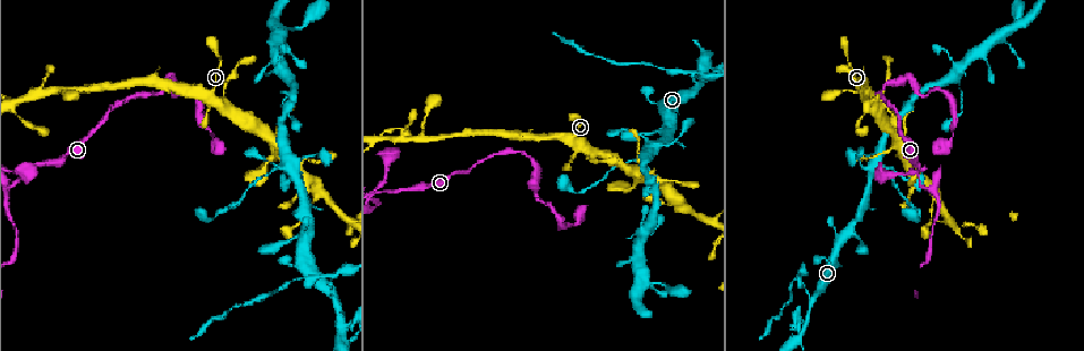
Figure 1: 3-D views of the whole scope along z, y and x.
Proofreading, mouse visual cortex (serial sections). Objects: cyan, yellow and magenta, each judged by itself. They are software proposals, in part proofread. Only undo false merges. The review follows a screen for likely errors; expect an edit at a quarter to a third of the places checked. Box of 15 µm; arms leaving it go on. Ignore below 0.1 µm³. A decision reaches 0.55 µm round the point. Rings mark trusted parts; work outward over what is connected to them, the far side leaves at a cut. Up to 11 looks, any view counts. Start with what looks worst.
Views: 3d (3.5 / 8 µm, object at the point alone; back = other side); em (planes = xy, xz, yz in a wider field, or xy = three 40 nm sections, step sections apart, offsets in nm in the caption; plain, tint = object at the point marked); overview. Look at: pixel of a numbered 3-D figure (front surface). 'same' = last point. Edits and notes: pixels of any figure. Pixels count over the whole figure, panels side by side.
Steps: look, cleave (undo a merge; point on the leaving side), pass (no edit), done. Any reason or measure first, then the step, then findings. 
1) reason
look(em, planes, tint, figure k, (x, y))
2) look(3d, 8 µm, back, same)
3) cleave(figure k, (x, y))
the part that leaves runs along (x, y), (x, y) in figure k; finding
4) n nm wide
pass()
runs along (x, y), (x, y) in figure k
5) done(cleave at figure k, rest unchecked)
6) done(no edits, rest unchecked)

calibre changes
look(3d, 3.5 µm, figure 1, (634, 161))

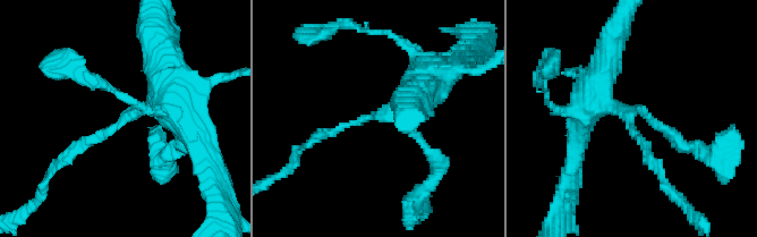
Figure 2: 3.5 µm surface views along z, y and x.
pass()
runs along (436, 68), (388, 112), (321, 133) in figure 2; one cell here

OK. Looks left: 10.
side arm on a straight run
look(3d, 3.5 µm, figure 1, (695, 88))

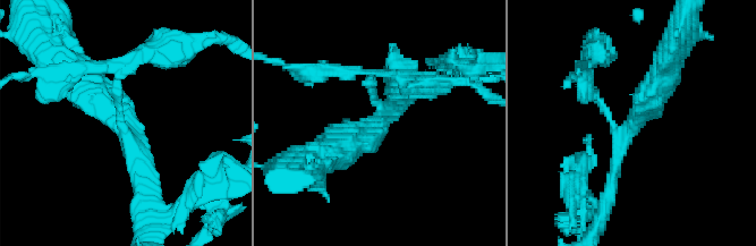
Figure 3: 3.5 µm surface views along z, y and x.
3 arms; arms of 100, 150, 450 nm; shape alone is not enough
look(em, xy, step 1, tint, figure 3, (626, 132))

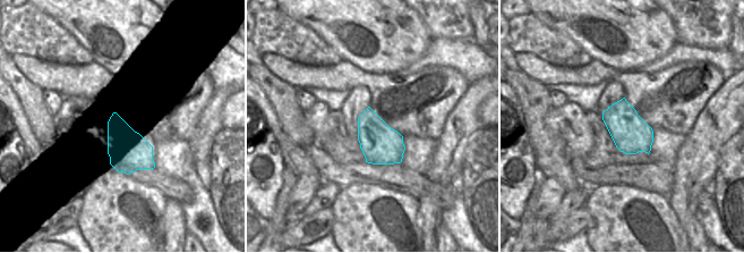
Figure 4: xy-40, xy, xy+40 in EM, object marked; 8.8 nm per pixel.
cleave(figure 3, (372, 82))
the part that leaves runs along (375, 99), (362, 70), (313, 73) in figure 3; two cells meet here

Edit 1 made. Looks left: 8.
sharp bend
look(3d, 8 µm, figure 1, (177, 96))

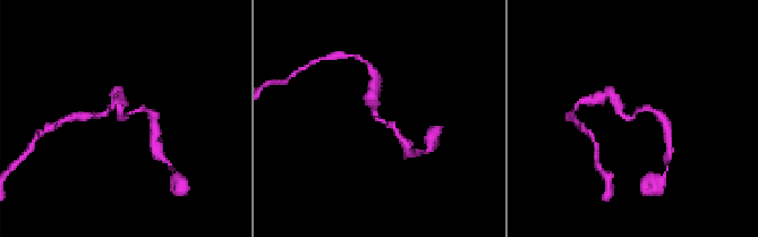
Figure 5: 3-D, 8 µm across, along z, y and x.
arms of 150, 250 nm; now the EM
look(em, planes, tint, figure 5, (123, 118))

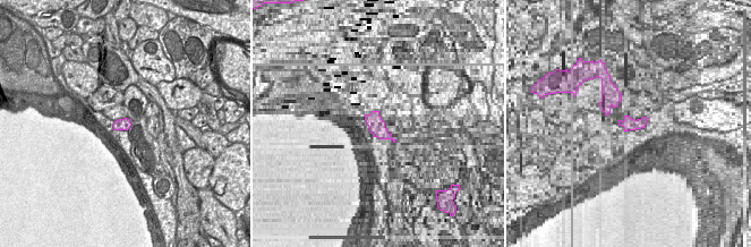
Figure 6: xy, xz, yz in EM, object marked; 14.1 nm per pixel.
pass()
runs along (369, 98), (375, 118), (397, 133) in figure 5; all the same cell

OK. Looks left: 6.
sharp bend
look(3d, 3.5 µm, figure 1, (951, 140))

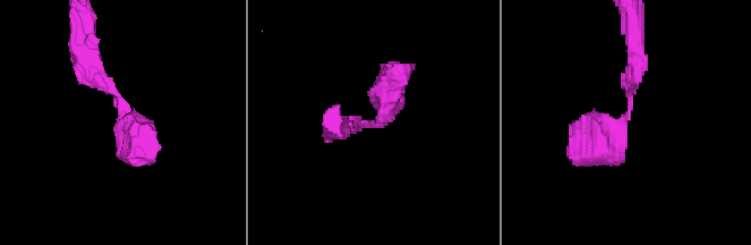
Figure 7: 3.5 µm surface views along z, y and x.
look(em, xy, step 3, tint, figure 7, (375, 124))

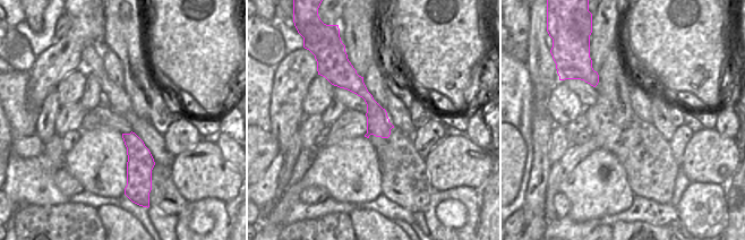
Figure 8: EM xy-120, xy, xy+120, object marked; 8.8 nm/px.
look(em, xy, step 2, tint, same)

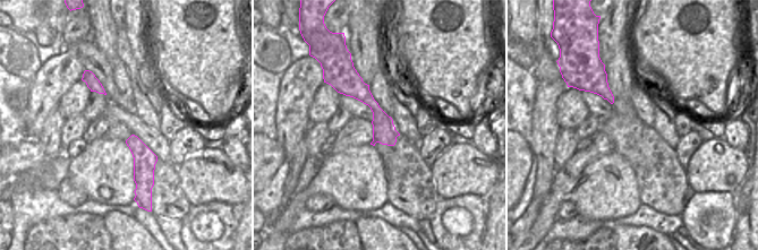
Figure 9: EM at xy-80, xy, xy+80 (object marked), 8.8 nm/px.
pass()
runs along (76, 49), (121, 98), (142, 143) in figure 7; continuous, no second cell

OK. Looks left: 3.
done(cleave at figure 3, rest unchecked)

